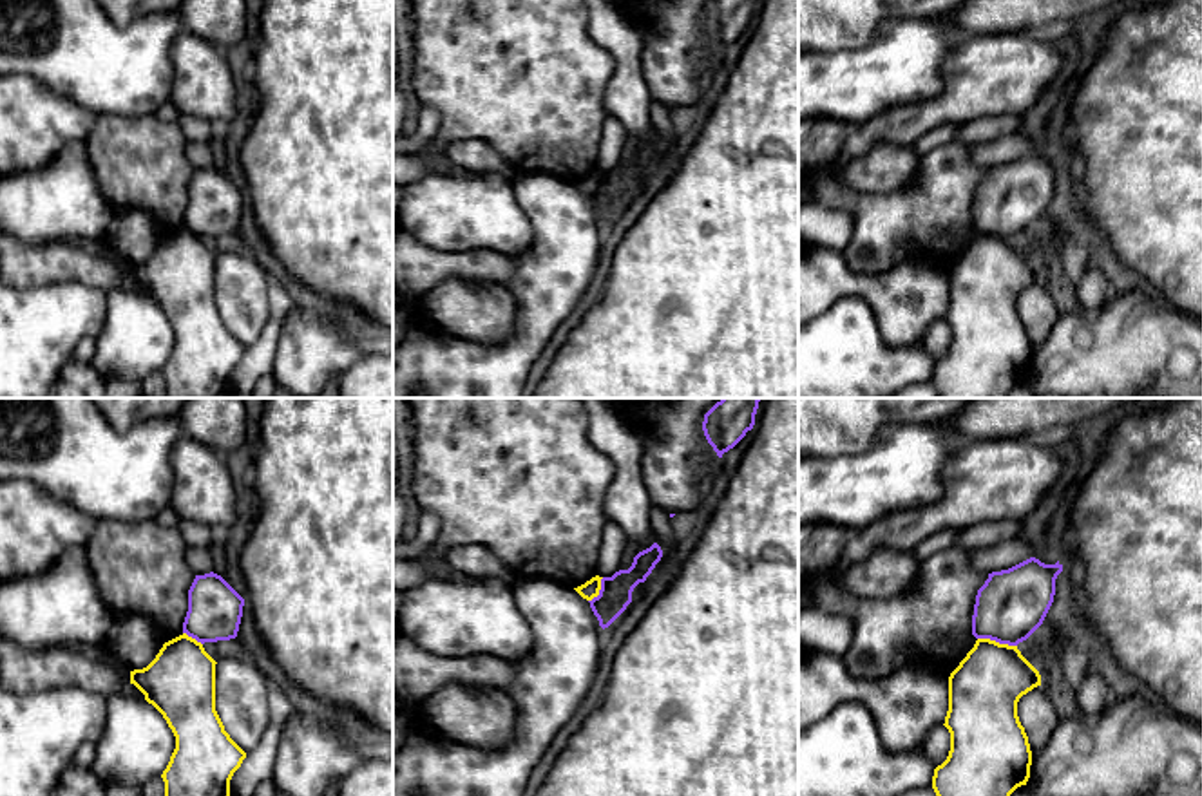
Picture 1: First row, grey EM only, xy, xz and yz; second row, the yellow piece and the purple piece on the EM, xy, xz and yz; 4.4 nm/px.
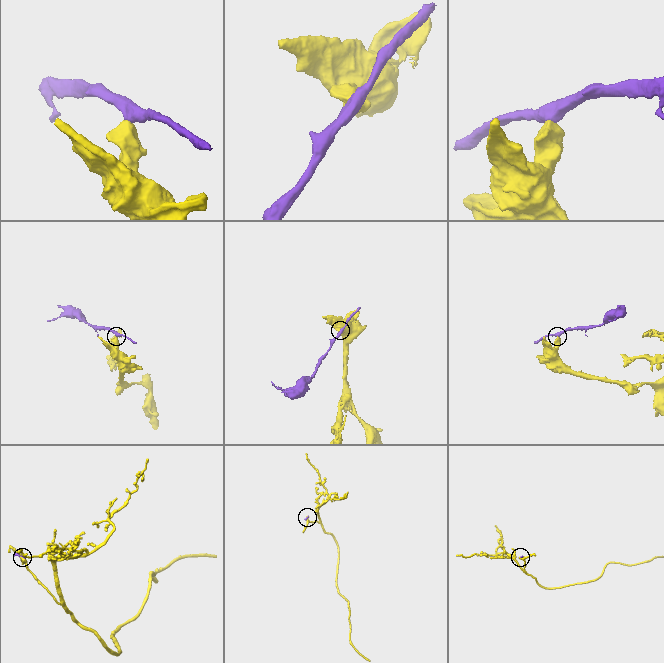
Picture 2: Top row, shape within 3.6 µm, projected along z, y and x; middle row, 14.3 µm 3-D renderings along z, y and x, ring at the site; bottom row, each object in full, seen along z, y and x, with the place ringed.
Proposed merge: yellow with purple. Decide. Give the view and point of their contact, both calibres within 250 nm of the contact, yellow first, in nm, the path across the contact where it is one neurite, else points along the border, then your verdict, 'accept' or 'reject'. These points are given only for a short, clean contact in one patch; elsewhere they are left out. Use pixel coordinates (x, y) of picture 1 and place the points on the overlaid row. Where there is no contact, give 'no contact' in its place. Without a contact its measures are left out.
meets yellow in yz at (998, 643); 320 nm thick on the yellow side, 300 nm on the other; border along yz (978, 637), (1016, 646); reject

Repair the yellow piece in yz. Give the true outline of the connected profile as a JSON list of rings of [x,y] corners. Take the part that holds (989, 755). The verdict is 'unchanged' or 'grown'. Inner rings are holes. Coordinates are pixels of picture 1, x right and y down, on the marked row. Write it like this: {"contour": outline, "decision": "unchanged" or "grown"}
{"contour": [[[990,639],[976,640],[949,677],[949,711],[943,725],[950,733],[950,751],[934,769],[936,796],[1010,796],[1017,787],[1026,785],[1032,751],[1017,716],[1017,702],[1037,686],[1041,675],[1017,646]]], "decision": "unchanged"}

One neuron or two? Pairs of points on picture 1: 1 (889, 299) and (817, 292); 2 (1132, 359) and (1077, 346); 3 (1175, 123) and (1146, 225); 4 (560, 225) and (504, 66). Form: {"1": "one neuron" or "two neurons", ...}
{"1": "one neuron", "2": "one neuron", "3": "one neuron", "4": "two neurons"}

